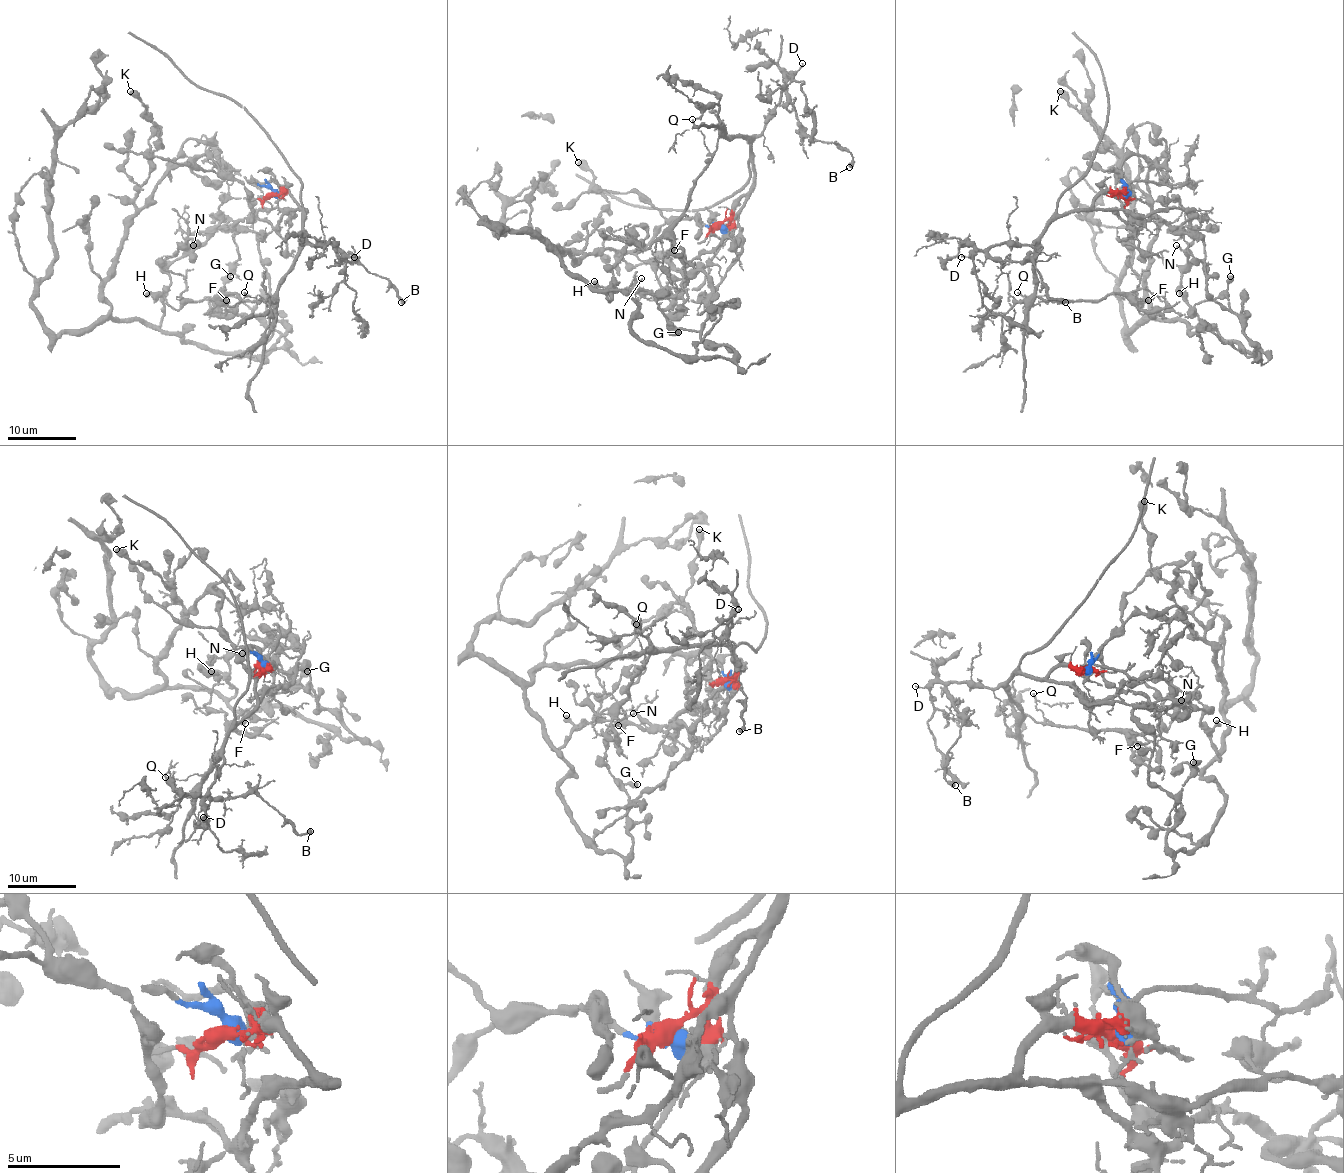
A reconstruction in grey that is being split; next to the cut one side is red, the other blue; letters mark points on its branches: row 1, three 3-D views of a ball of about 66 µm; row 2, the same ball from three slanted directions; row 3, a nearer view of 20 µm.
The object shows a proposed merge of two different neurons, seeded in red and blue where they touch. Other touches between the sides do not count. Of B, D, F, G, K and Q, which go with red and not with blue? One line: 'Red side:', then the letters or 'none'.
Red side: B, D, F, Q

